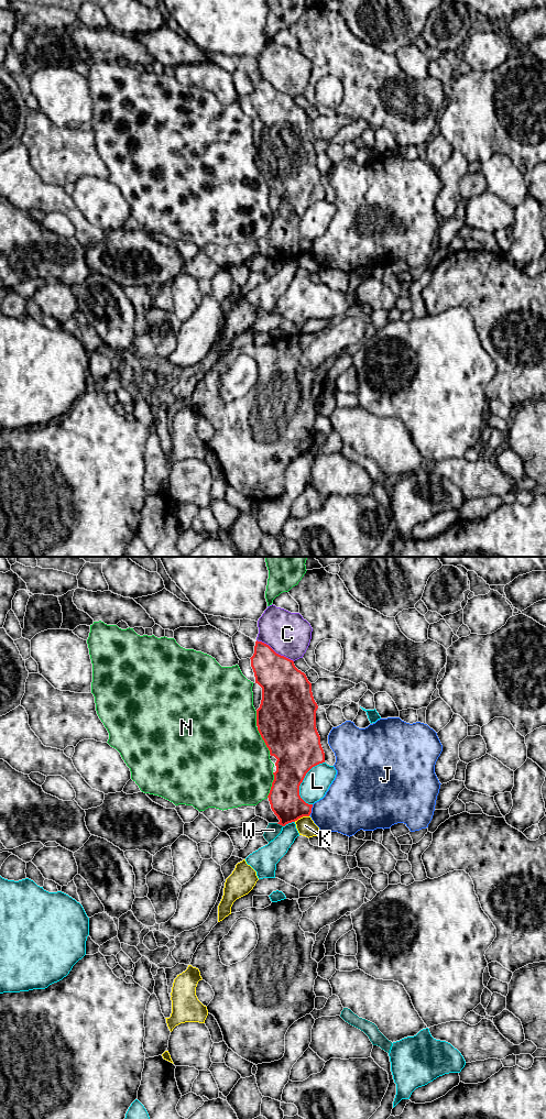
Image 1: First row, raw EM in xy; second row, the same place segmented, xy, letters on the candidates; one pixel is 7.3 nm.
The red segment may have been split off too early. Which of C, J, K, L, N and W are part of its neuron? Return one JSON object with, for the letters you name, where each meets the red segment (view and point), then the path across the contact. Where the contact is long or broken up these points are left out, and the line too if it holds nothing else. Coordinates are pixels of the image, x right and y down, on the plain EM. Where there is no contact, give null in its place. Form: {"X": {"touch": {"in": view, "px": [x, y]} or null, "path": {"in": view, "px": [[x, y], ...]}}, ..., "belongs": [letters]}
{"belongs": []}

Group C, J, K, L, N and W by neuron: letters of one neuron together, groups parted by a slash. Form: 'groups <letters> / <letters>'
groups C / J / K / L / N / W

